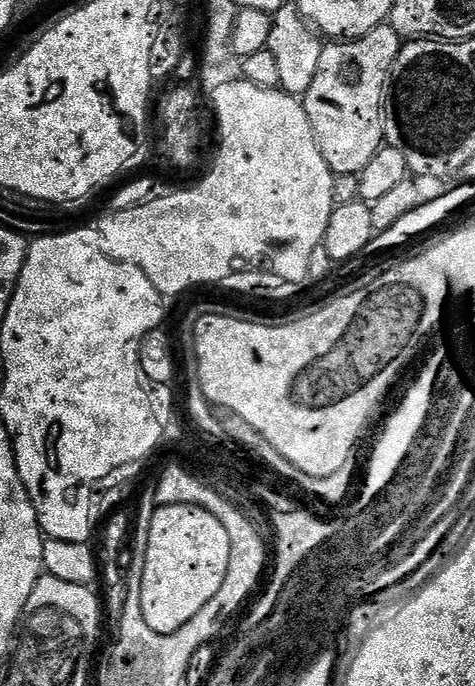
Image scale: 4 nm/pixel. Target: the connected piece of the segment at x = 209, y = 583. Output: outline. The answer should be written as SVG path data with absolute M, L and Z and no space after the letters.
M159 506L149 522L149 540L142 550L142 618L154 634L174 634L222 587L226 566L230 566L230 534L205 508Z

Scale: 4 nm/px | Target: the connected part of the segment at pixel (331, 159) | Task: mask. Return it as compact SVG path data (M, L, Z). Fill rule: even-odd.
M381 26L370 30L364 36L324 44L322 58L318 62L318 74L310 90L302 98L302 103L310 118L314 138L322 150L322 158L326 158L335 175L359 174L366 162L370 162L370 158L374 158L374 154L378 154L378 150L385 143L384 96L386 100L390 92L392 68L400 53L401 43L399 34L391 26Z

